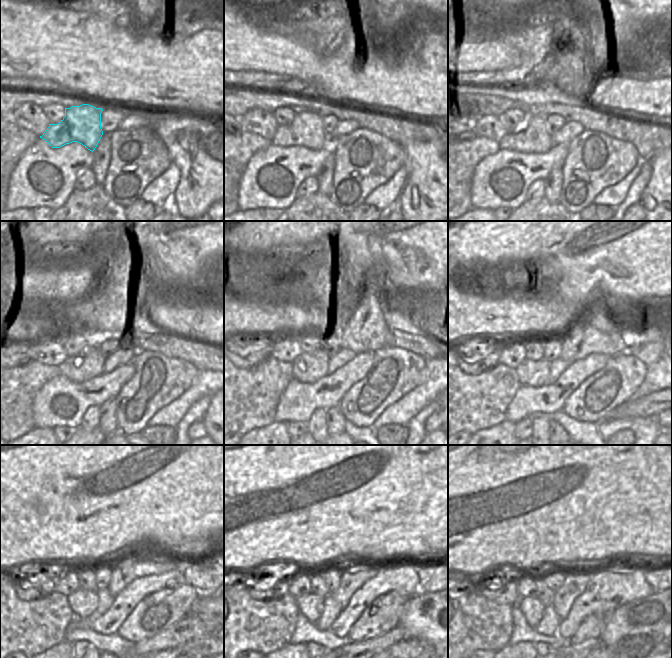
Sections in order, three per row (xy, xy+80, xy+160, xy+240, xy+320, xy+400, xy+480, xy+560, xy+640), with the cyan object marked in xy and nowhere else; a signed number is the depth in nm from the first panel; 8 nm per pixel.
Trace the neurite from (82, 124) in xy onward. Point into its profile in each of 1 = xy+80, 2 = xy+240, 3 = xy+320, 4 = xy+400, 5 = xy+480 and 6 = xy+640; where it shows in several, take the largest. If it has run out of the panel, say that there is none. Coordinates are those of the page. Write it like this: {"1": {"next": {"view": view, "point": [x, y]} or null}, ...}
{"1": {"next": {"view": "xy+80", "point": [306, 129]}}, "2": {"next": {"view": "xy+240", "point": [87, 364]}}, "3": {"next": {"view": "xy+320", "point": [307, 368]}}, "4": {"next": {"view": "xy+400", "point": [535, 373]}}, "5": {"next": {"view": "xy+480", "point": [83, 603]}}, "6": {"next": {"view": "xy+640", "point": [532, 609]}}}

